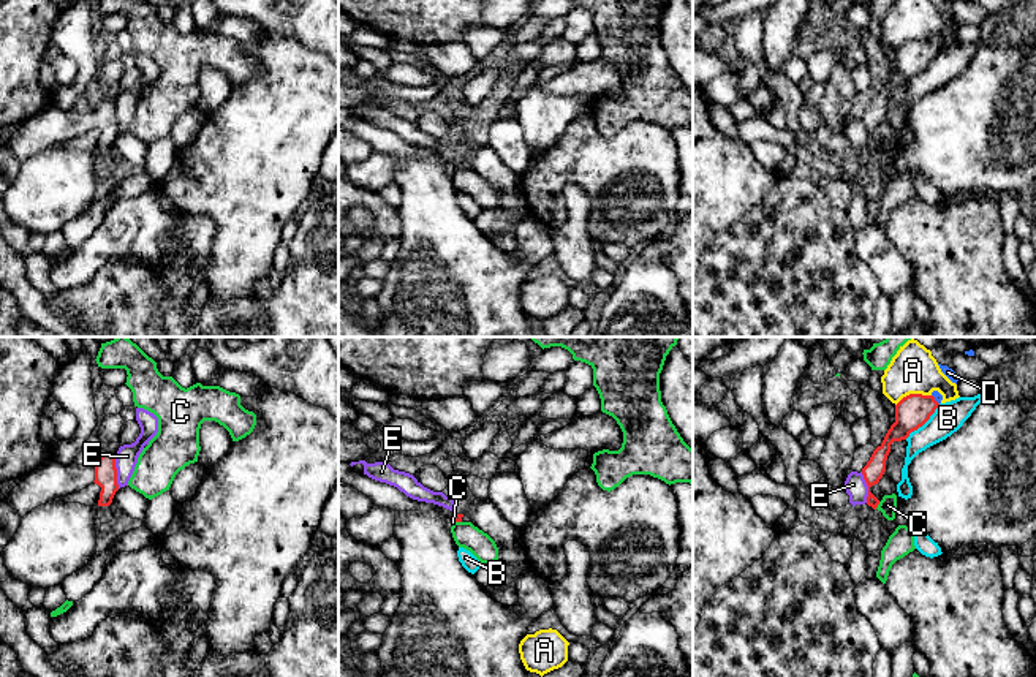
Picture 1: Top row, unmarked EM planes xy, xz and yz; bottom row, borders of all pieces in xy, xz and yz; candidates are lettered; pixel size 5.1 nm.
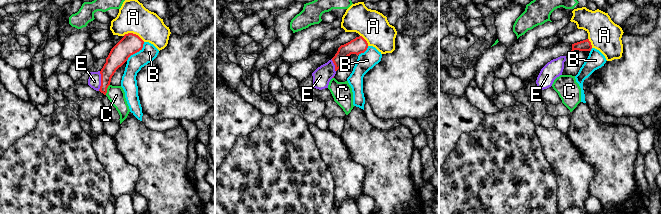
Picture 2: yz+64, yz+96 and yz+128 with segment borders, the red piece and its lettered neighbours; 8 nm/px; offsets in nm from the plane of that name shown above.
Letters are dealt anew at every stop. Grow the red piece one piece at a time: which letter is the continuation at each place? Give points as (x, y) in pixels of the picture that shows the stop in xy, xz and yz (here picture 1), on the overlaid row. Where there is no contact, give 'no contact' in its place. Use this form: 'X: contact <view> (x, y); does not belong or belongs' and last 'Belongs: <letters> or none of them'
A: contact yz (913, 394); does not belong
B: contact yz (924, 423); does not belong
C: contact yz (878, 503); does not belong
D: contact yz (933, 399); belongs
E: contact xy (116, 472); does not belong
Belongs: D

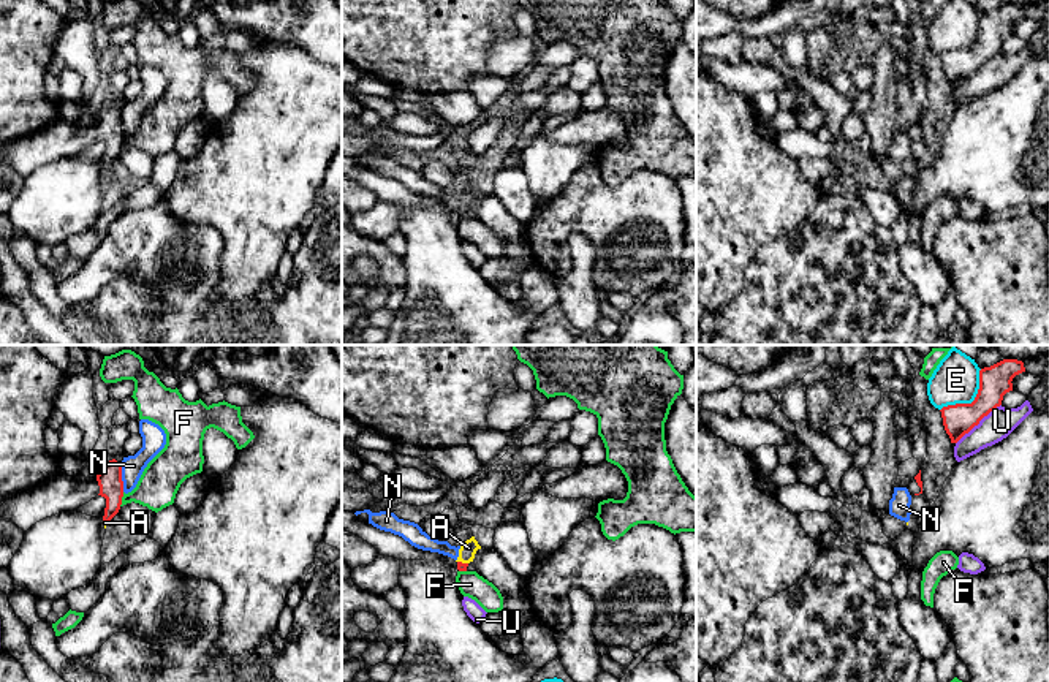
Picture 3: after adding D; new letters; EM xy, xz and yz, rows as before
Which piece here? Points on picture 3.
A: contact xz (461, 562); belongs
E: contact yz (973, 401); does not belong
F: contact xy (121, 499); does not belong
N: contact xy (121, 477); does not belong
U: contact yz (978, 423); does not belong
Belongs: A

